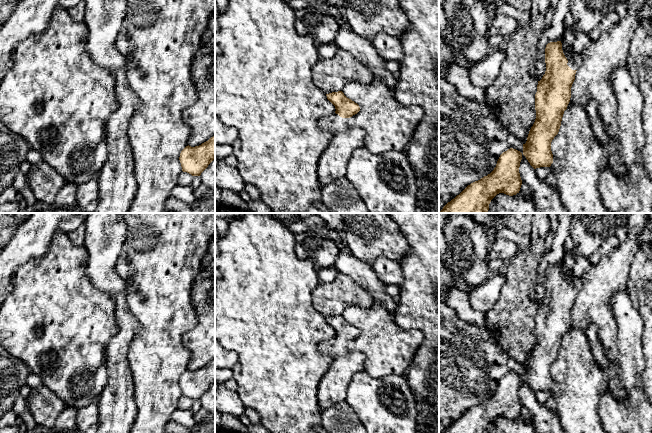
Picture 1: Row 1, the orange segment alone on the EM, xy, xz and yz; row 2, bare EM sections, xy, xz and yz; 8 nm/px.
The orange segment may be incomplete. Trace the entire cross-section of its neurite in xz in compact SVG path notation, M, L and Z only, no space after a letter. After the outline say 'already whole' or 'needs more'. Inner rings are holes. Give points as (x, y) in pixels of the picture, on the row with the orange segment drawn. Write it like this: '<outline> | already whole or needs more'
M342 91L332 92L326 96L335 106L336 111L322 118L319 127L332 133L348 129L348 119L360 111L359 105L347 98Z | needs more

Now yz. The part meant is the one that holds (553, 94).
M572 0L570 15L575 23L567 26L561 41L546 45L546 71L535 94L536 119L523 144L523 155L534 169L553 163L551 142L559 132L582 59L572 48L577 31L589 33L621 1L625 0Z | needs more

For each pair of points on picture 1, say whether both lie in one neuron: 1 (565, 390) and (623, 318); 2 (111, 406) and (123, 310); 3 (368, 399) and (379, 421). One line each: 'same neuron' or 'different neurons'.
1: different neurons
2: same neuron
3: same neuron

